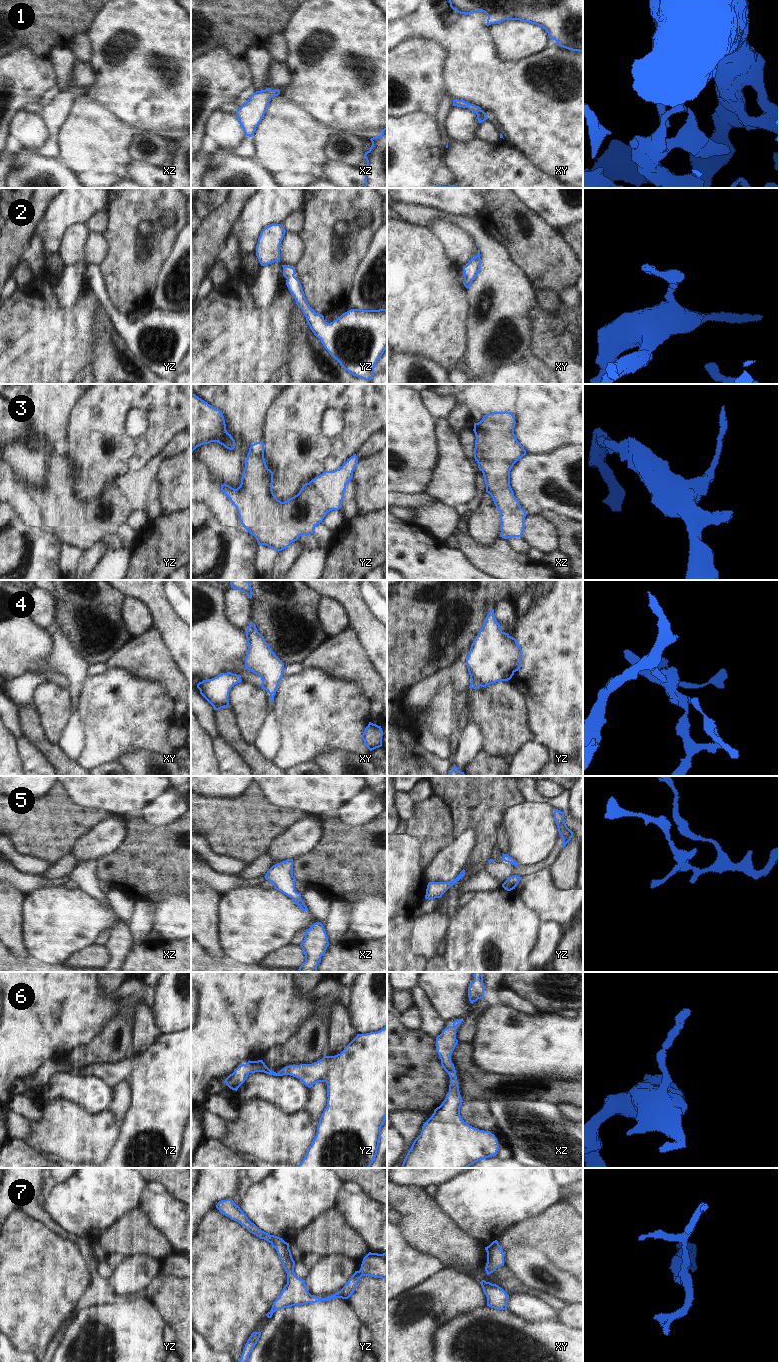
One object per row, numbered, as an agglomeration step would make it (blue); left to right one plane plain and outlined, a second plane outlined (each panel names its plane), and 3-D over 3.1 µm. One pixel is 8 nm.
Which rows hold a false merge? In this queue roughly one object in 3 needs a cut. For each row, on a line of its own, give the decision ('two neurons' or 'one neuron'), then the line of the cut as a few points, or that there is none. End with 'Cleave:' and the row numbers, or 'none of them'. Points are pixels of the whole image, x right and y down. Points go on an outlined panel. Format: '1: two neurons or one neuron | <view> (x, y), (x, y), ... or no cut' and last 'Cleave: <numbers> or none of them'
1: one neuron | no cut
2: one neuron | no cut
3: one neuron | no cut
4: two neurons | yz (471, 679), (485, 686)
5: one neuron | no cut
6: one neuron | no cut
7: one neuron | no cut
Cleave: 4

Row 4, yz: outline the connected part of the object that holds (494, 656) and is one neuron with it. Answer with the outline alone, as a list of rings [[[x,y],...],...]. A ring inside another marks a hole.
[[[491,609],[468,652],[466,665],[470,679],[485,686],[508,681],[520,669],[521,658],[517,640],[501,631]]]

